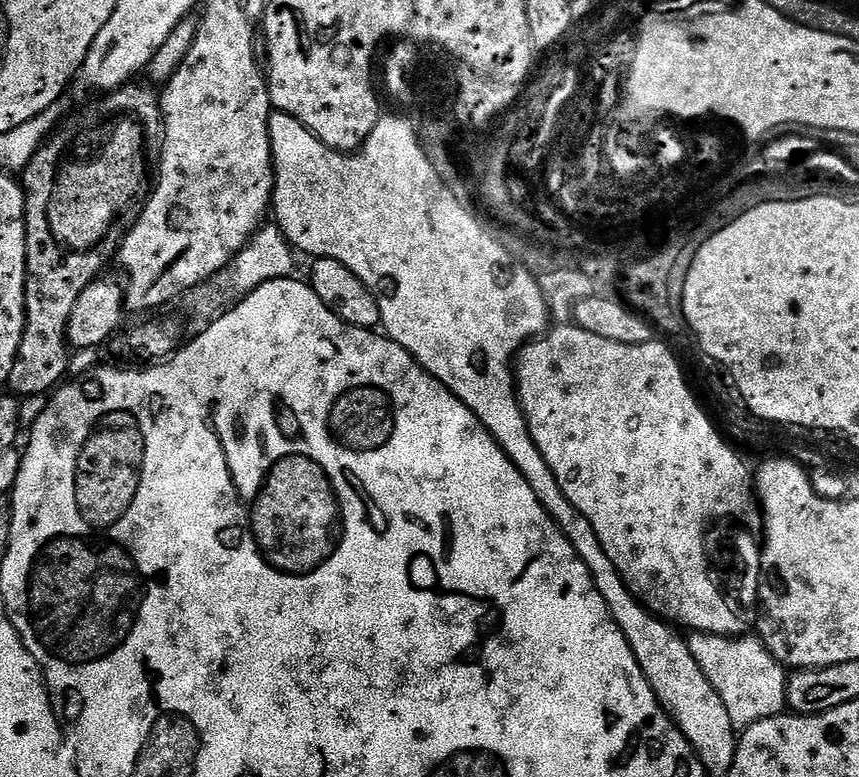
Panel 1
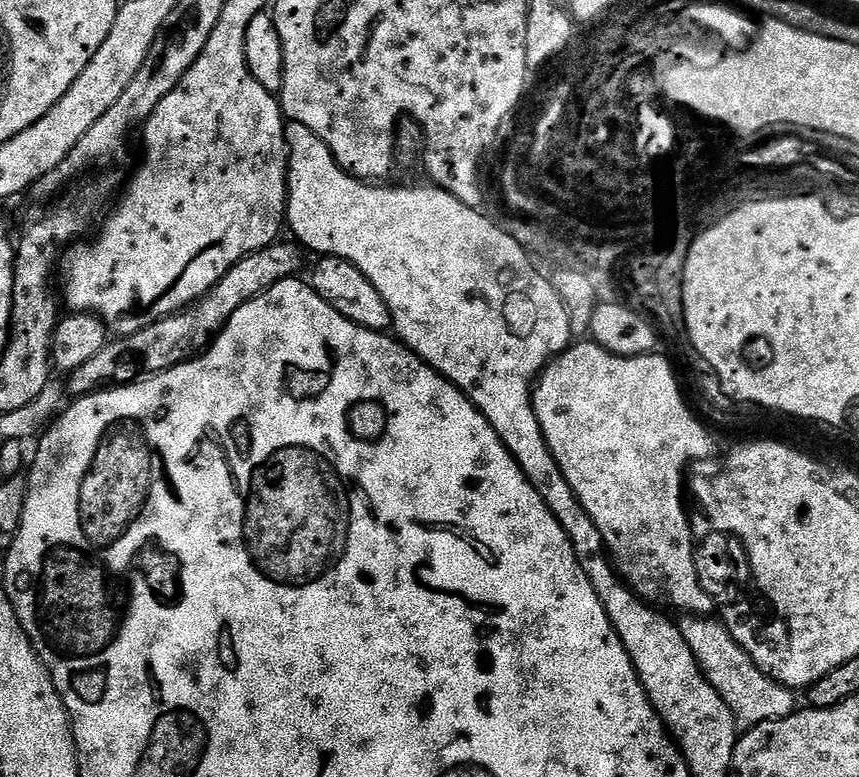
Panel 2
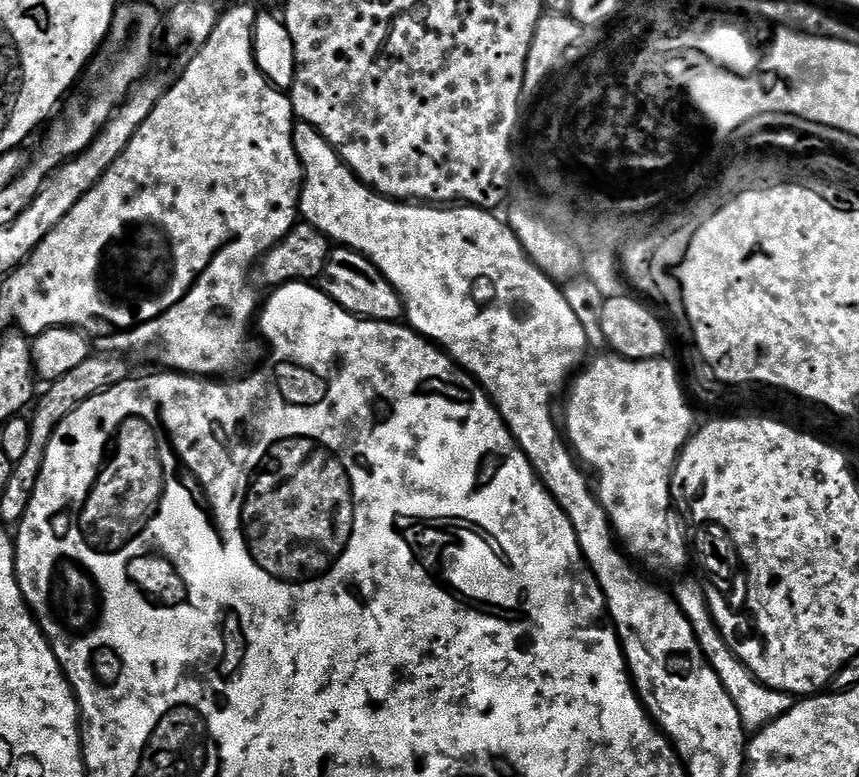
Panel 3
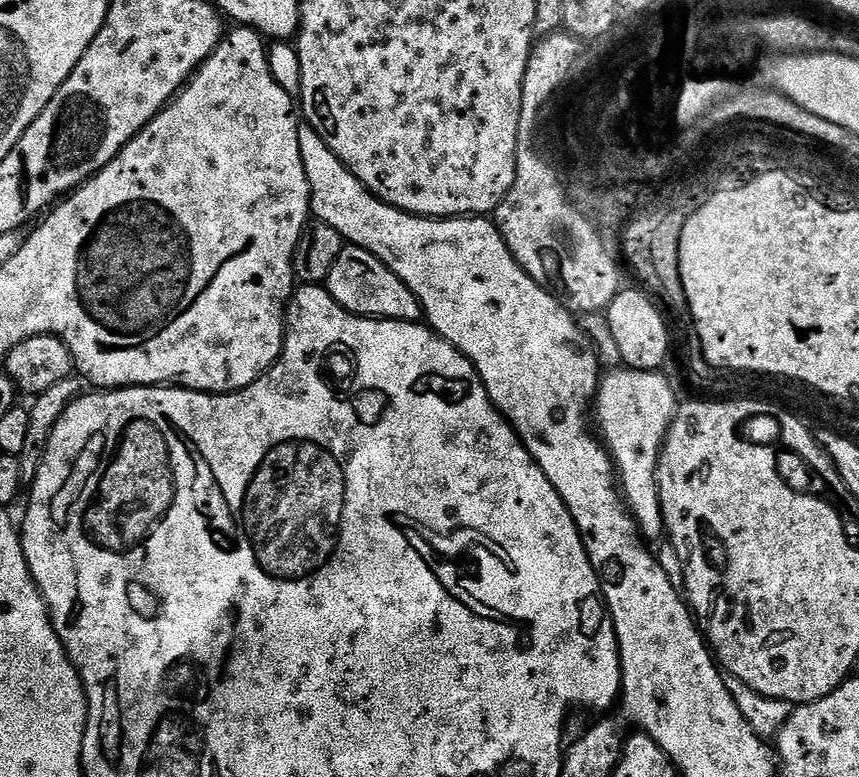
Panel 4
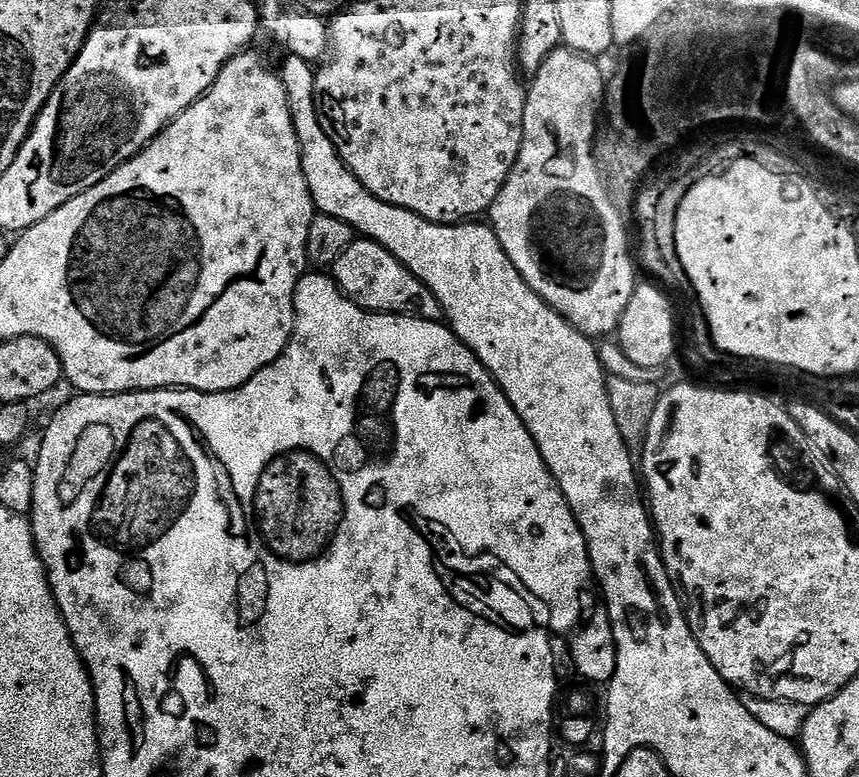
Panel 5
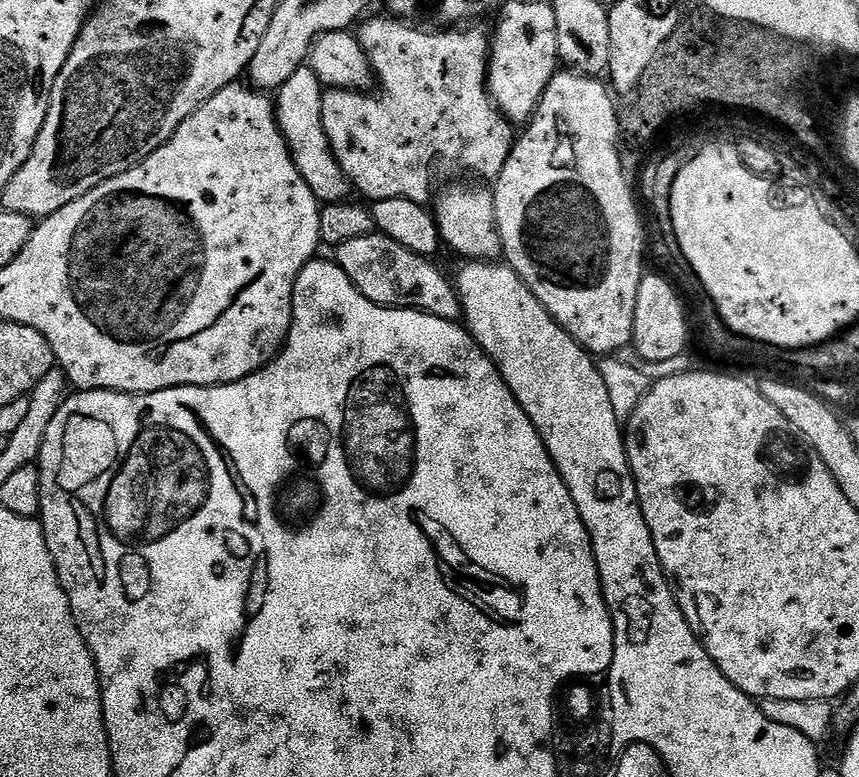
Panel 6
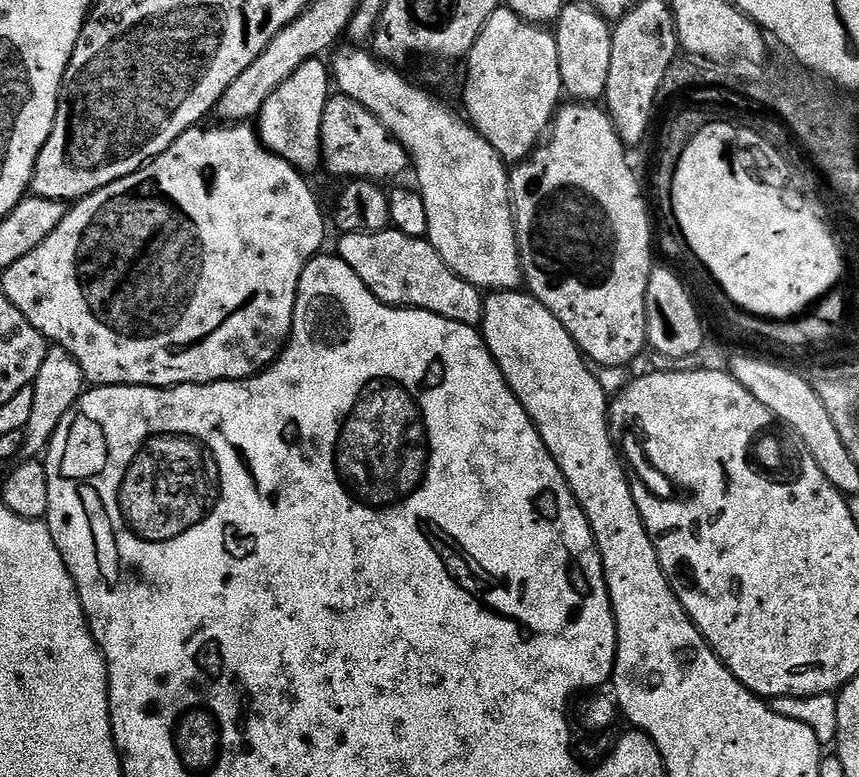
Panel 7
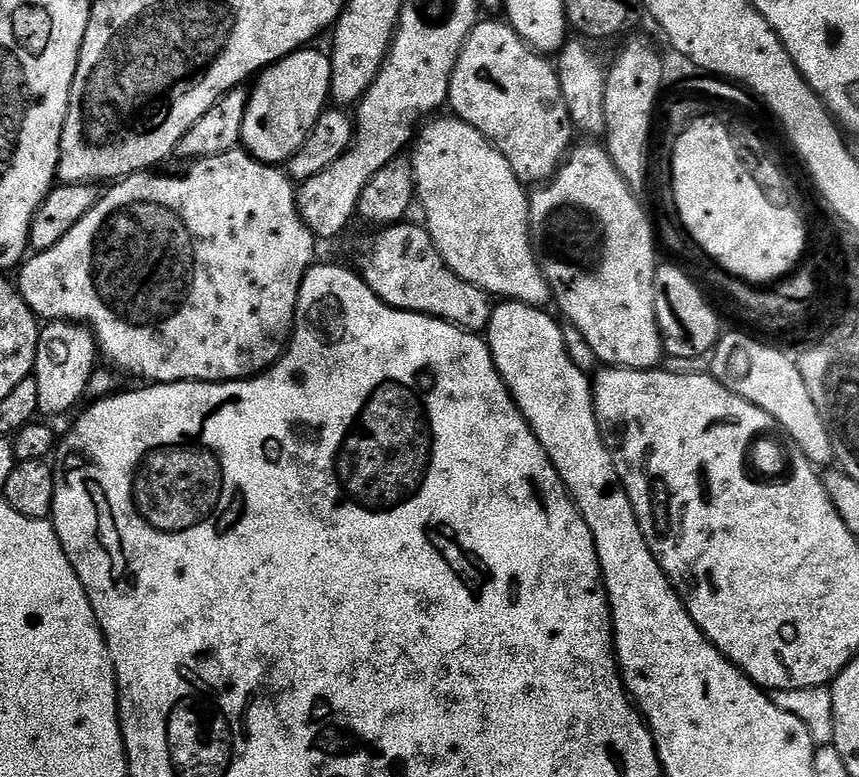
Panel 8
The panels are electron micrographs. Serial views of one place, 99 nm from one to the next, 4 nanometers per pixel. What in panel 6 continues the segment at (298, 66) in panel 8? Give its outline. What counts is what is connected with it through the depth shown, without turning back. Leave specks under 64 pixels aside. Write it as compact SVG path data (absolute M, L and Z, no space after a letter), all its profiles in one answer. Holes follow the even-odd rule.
M310 66L299 68L294 78L286 82L275 93L274 103L276 105L276 121L283 134L285 142L288 143L288 152L292 156L294 166L298 166L298 174L310 186L310 190L316 195L321 205L338 204L349 199L350 185L332 147L328 141L328 135L324 133L322 126L322 98L325 89L320 79L314 74Z

